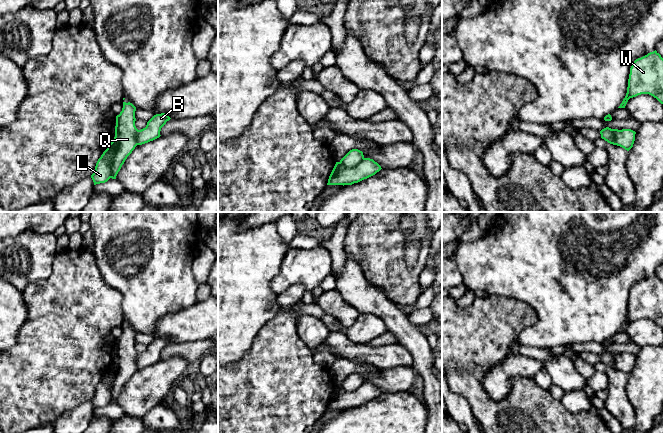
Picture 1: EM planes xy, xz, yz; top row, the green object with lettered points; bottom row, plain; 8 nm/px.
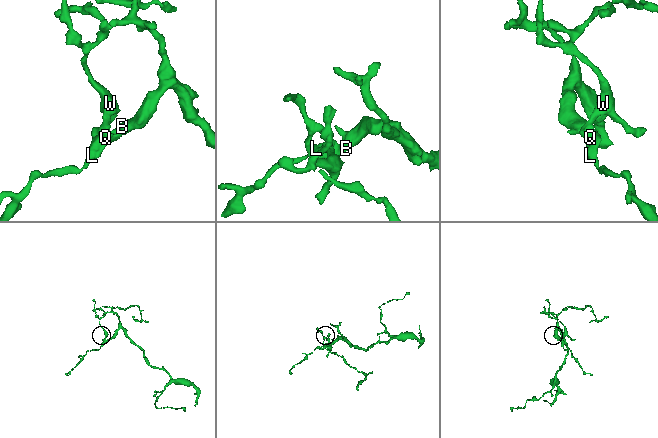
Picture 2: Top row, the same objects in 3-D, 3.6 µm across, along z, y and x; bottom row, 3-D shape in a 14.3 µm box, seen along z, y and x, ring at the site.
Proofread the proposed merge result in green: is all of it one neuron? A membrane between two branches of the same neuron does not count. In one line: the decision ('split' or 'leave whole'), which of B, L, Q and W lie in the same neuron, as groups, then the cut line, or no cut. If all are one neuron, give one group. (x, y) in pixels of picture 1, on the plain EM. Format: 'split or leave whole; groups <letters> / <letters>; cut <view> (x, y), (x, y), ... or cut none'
split; groups B L / Q W; cut xy (114, 362), (118, 373), (113, 383), (110, 401)

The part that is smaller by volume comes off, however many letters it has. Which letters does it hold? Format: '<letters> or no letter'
Q, W

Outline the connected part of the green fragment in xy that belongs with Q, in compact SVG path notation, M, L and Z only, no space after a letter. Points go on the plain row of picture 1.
M123 326L122 335L116 340L114 363L118 366L119 371L113 383L112 403L116 403L125 384L137 370L138 353L135 350L135 335L136 331L132 327Z

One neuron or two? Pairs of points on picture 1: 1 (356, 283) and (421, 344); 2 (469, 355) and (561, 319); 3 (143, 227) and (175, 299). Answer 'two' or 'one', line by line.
1: one
2: two
3: one

